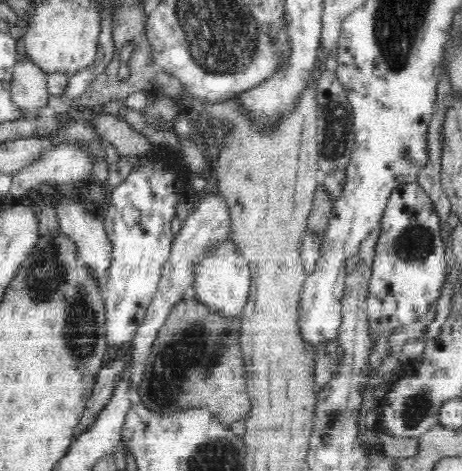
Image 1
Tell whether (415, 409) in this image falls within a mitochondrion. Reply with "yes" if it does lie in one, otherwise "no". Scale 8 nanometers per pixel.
yes

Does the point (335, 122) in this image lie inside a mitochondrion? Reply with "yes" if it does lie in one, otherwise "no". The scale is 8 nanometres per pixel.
yes

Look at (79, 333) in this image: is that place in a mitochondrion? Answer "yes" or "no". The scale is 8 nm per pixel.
yes

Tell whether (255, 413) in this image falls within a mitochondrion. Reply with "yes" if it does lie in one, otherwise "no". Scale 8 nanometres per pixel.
no

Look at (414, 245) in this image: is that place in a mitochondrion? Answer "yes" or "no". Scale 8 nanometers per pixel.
yes

